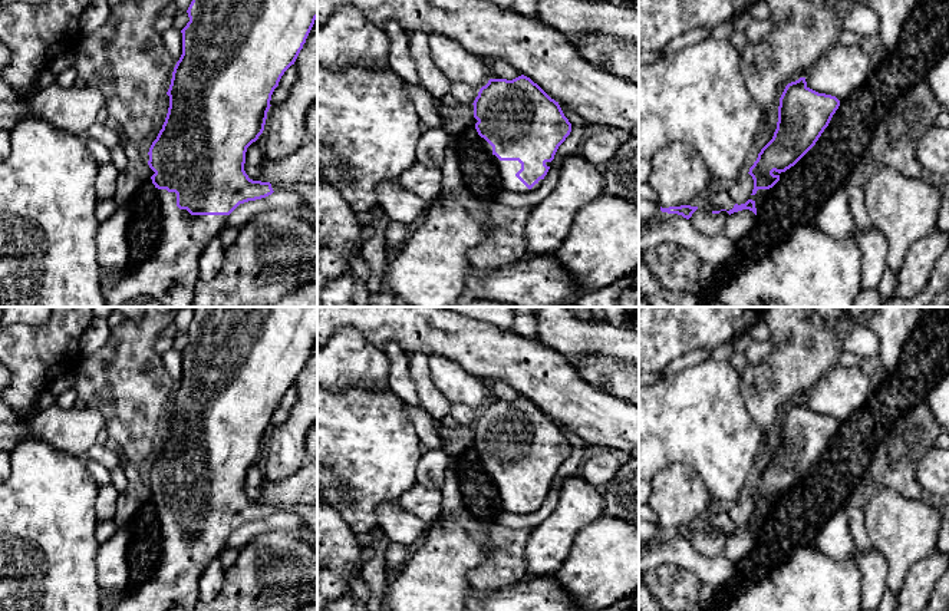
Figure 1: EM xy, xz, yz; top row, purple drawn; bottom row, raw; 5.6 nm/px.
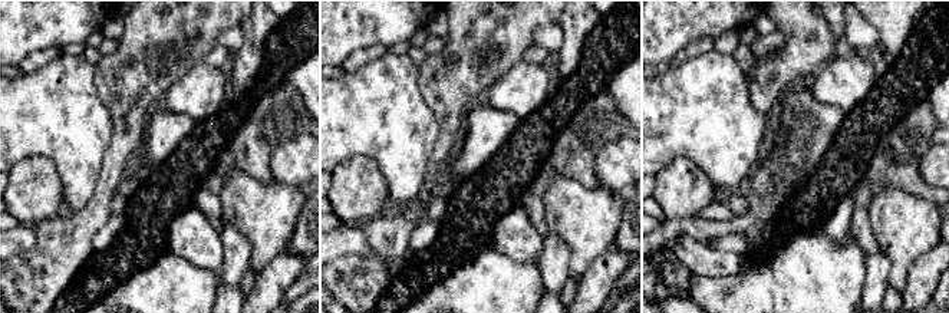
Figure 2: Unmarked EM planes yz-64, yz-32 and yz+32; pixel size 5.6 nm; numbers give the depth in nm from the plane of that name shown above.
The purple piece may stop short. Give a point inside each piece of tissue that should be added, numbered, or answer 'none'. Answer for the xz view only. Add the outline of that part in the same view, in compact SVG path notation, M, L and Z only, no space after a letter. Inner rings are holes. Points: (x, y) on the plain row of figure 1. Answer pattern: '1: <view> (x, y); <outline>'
1: xz (506, 491); M482 459L481 463L484 465L484 469L490 473L492 483L497 491L497 496L500 499L500 505L504 512L508 512L511 515L531 515L537 512L543 501L540 501L531 511L528 511L517 498L515 495L521 491L521 485L518 482L500 482L492 475L492 468Z

